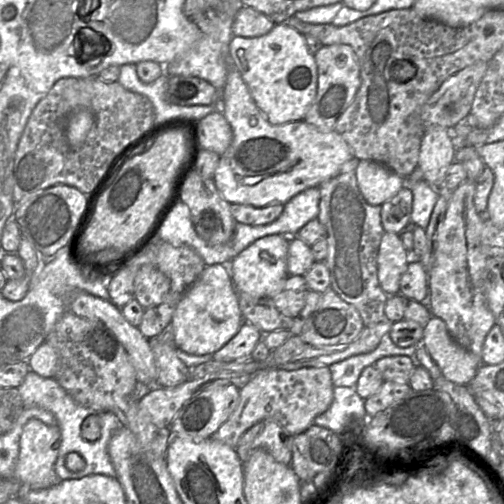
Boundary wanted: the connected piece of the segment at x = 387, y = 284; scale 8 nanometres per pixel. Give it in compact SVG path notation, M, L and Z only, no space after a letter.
M383 234L377 258L378 279L388 296L400 294L400 279L411 259L411 253L404 247L399 234Z

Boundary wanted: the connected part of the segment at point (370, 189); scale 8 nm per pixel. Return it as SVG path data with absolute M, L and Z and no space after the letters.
M360 160L355 174L360 192L371 205L382 206L405 186L404 177L376 161Z

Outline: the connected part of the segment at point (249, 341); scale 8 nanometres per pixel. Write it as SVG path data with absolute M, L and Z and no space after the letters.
M243 322L237 334L222 348L212 354L213 360L228 362L250 358L264 334L249 322Z

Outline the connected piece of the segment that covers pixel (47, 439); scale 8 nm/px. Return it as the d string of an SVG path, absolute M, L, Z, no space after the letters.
M37 418L29 419L20 436L19 454L14 467L13 479L24 489L38 490L56 485L60 479L55 473L55 462L59 453L61 432L58 425L46 425Z

